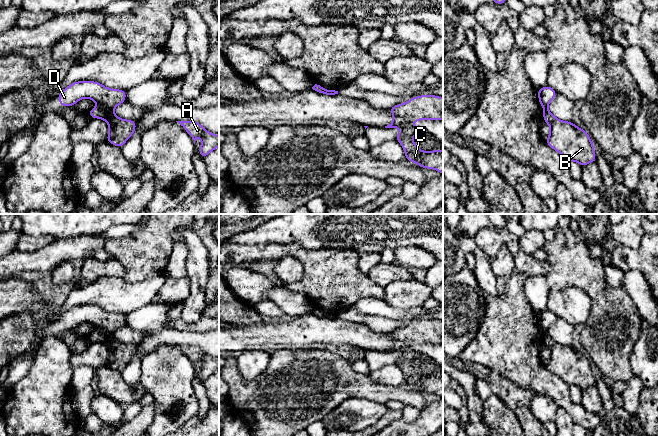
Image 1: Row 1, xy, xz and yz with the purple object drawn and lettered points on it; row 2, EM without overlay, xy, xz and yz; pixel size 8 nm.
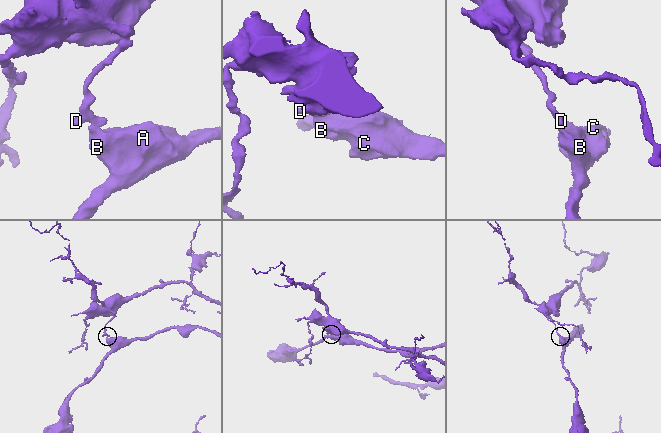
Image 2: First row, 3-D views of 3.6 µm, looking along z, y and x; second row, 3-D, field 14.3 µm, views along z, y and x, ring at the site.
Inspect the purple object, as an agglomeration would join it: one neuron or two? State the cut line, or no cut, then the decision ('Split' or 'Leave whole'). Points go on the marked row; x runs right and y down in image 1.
Split along xy (100, 105), (111, 109). Split

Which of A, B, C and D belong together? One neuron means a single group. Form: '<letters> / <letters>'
A B C / D

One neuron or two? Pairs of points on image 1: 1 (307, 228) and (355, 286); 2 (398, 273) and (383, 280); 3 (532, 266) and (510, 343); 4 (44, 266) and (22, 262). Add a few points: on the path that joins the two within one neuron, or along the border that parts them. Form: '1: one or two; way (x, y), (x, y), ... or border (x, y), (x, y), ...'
1: two; border (300, 245), (309, 249), (347, 248)
2: one; way (394, 273), (390, 273), (387, 276)
3: one; way (515, 285), (510, 309), (510, 324)
4: one; way (39, 262), (27, 262)

